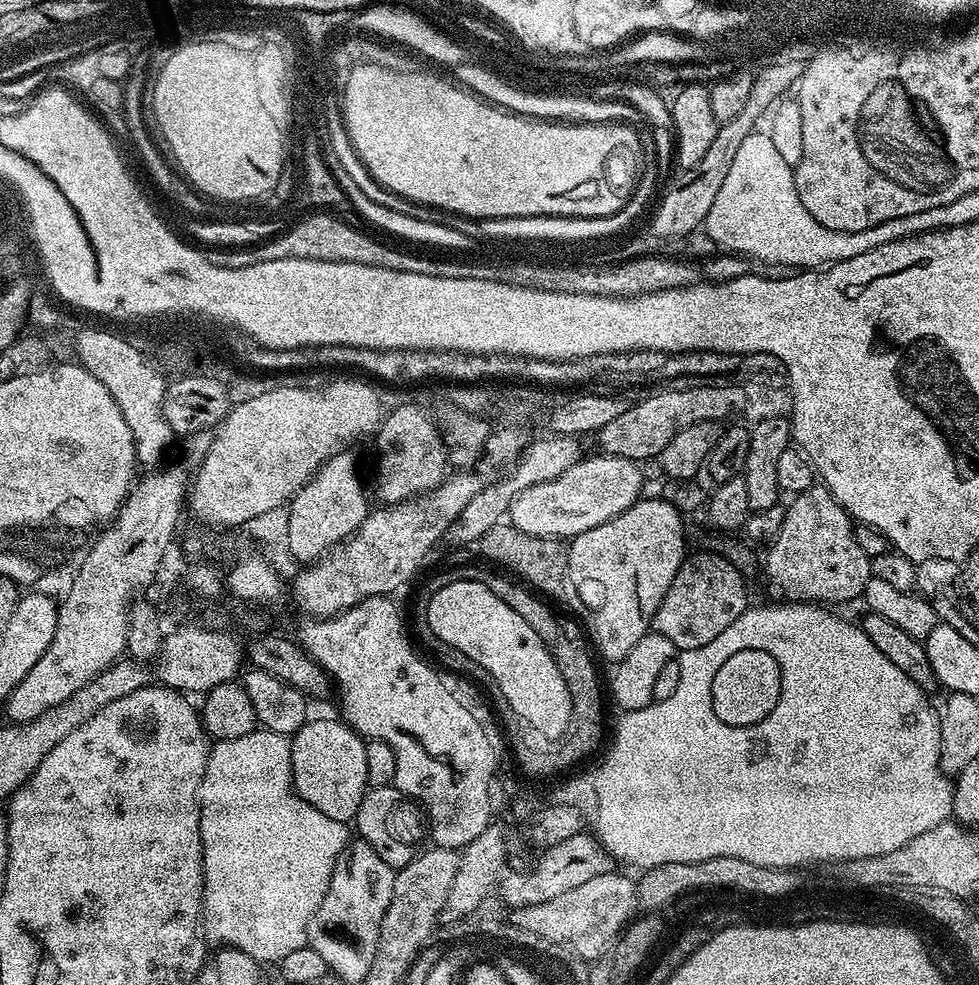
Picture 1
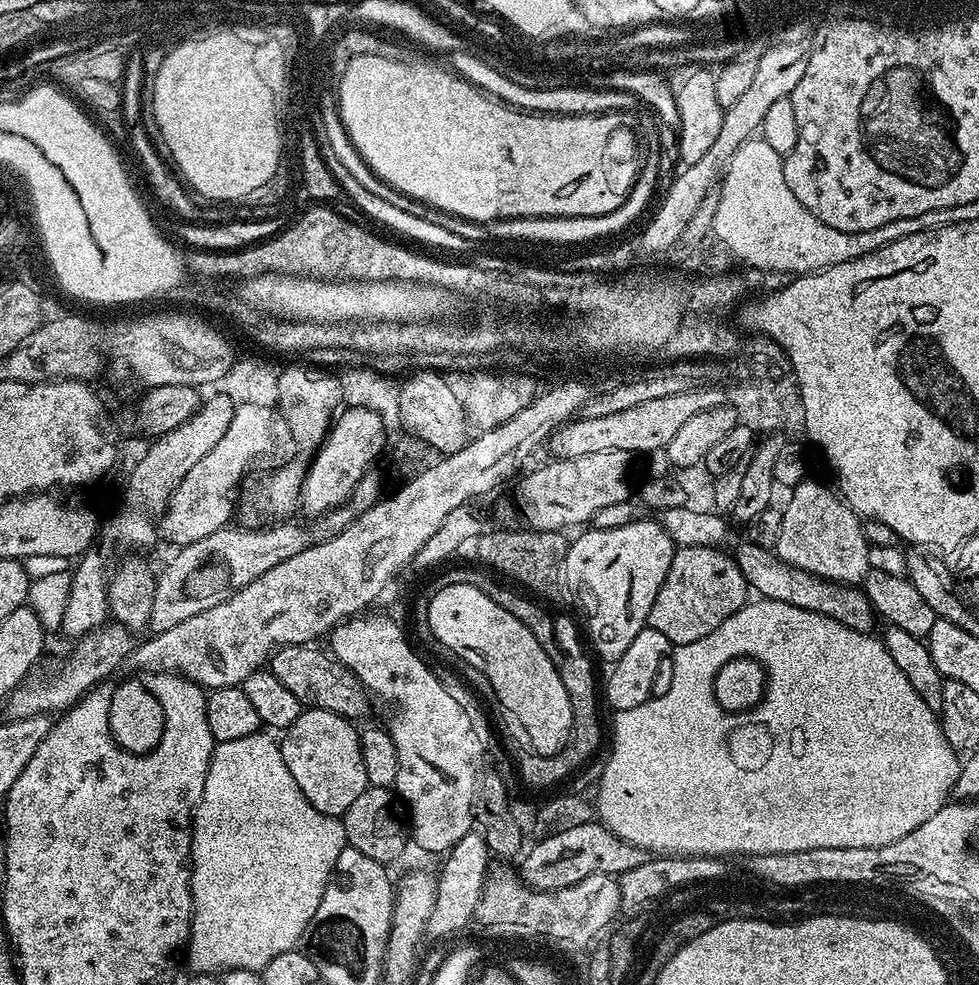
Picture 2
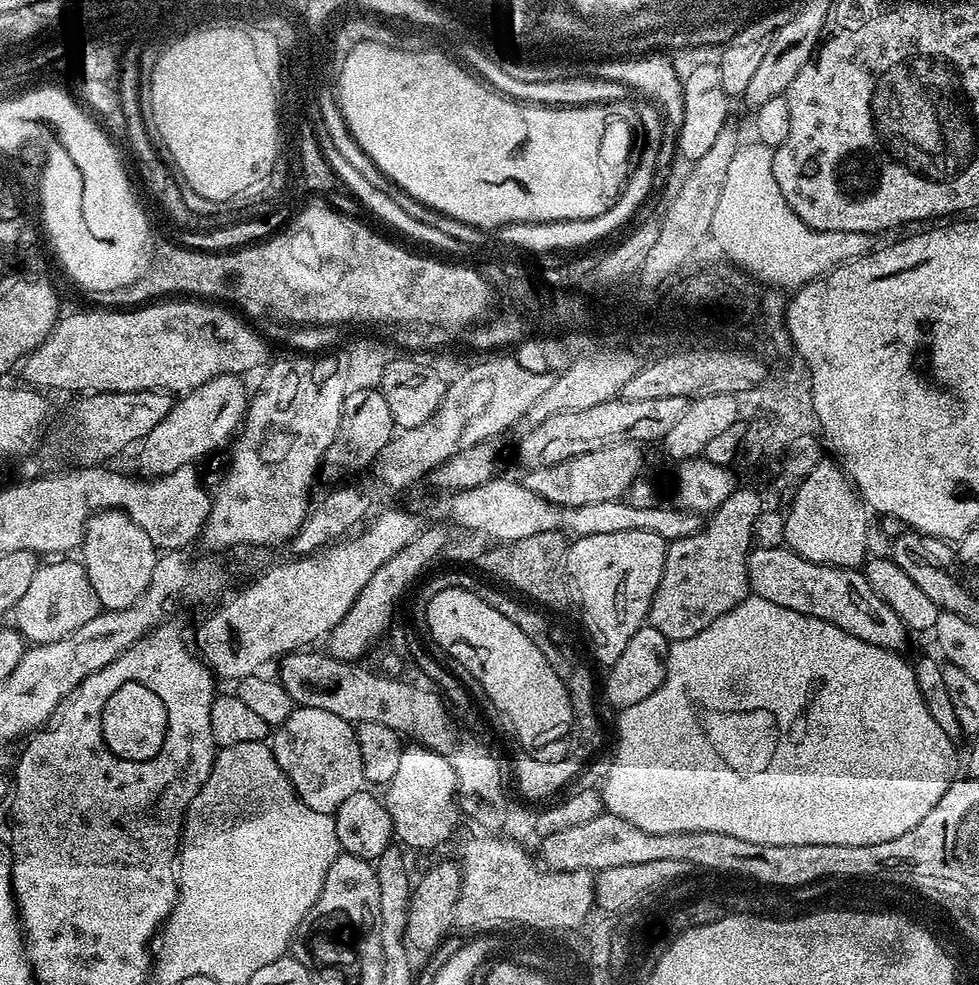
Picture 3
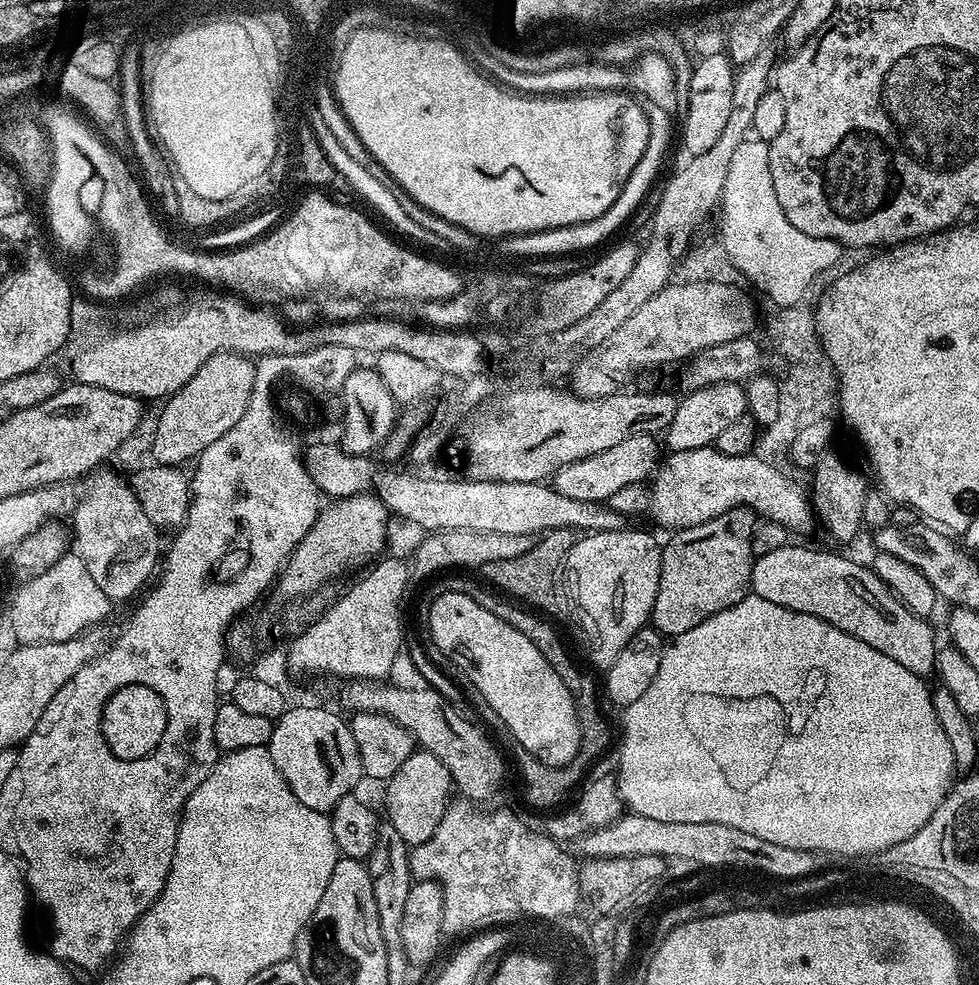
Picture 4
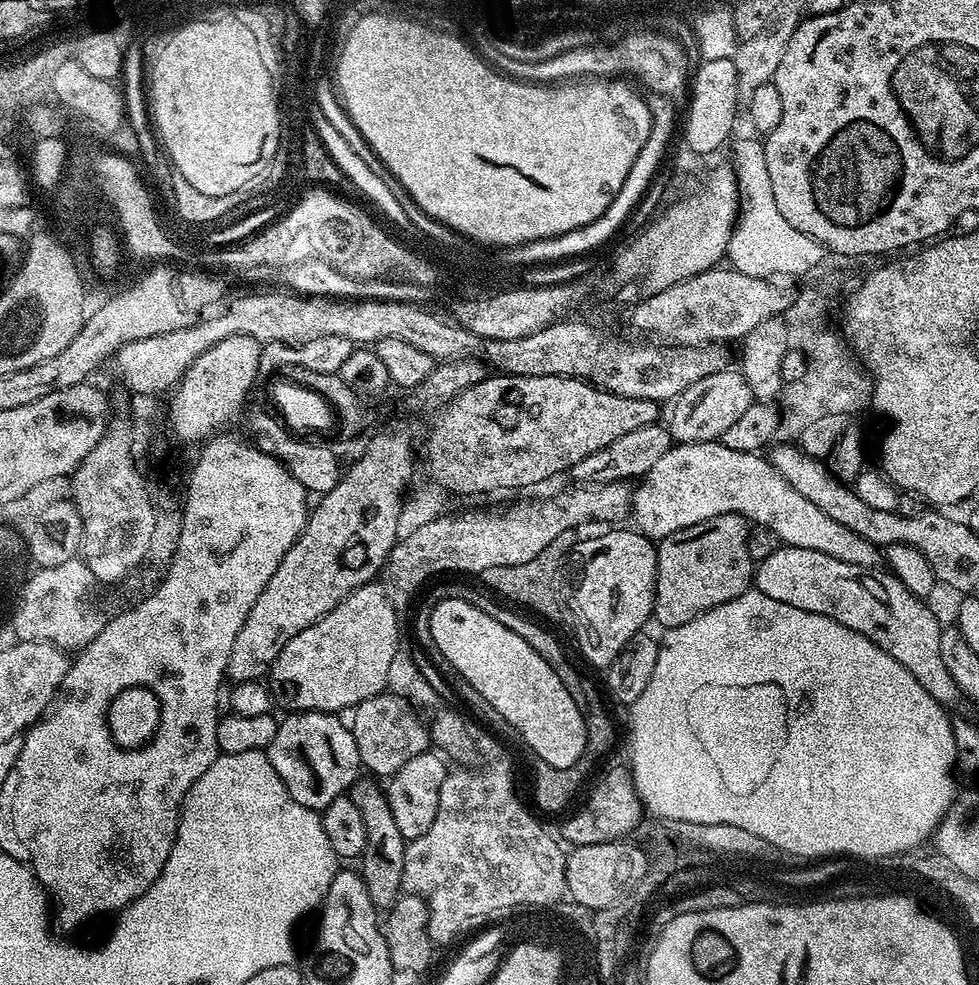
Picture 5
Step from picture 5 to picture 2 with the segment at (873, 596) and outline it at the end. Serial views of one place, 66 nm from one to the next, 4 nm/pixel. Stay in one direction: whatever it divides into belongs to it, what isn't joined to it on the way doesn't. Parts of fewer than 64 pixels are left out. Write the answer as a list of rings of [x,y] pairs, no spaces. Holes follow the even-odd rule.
[[[743,542],[734,549],[736,565],[742,570],[742,578],[746,578],[749,589],[765,600],[774,602],[790,602],[794,606],[802,606],[802,610],[814,610],[814,614],[826,614],[842,626],[850,626],[859,632],[872,632],[878,617],[863,587],[850,584],[836,584],[832,580],[823,580],[806,570],[798,570],[777,558],[775,551],[763,548],[751,542]]]

